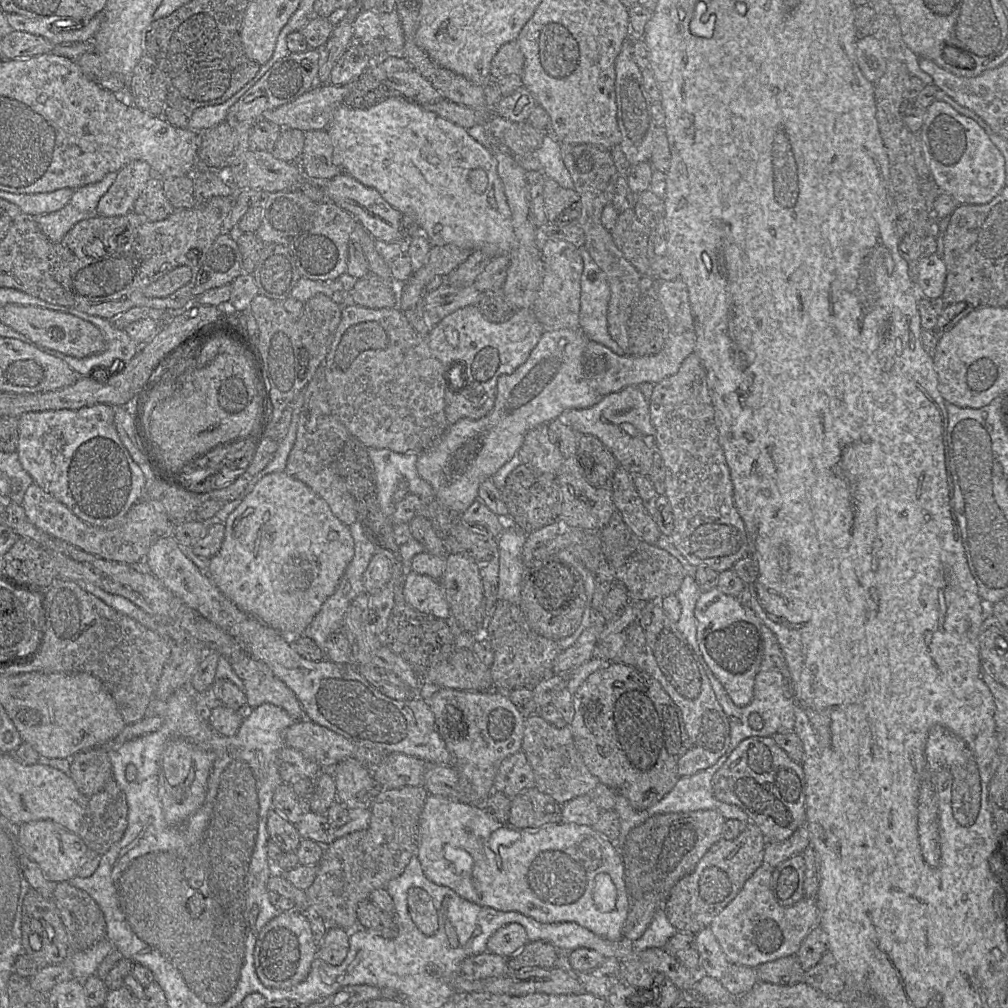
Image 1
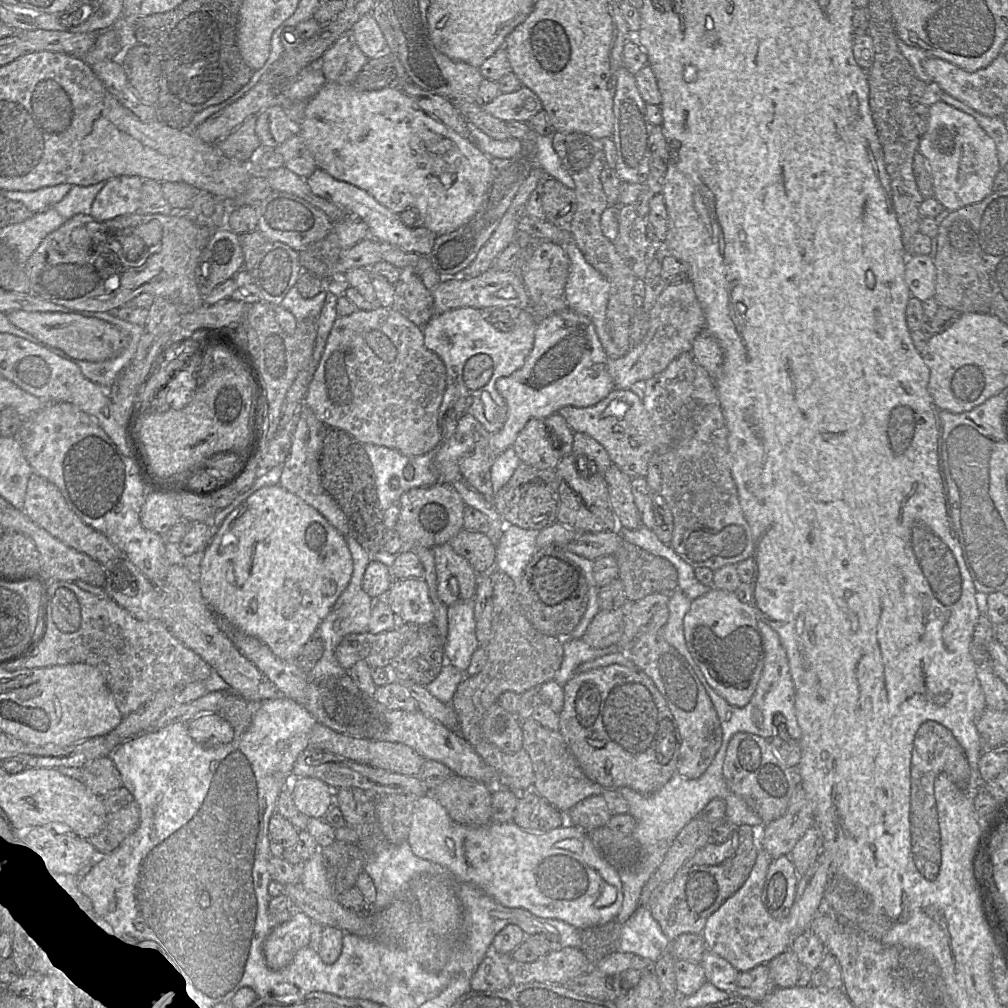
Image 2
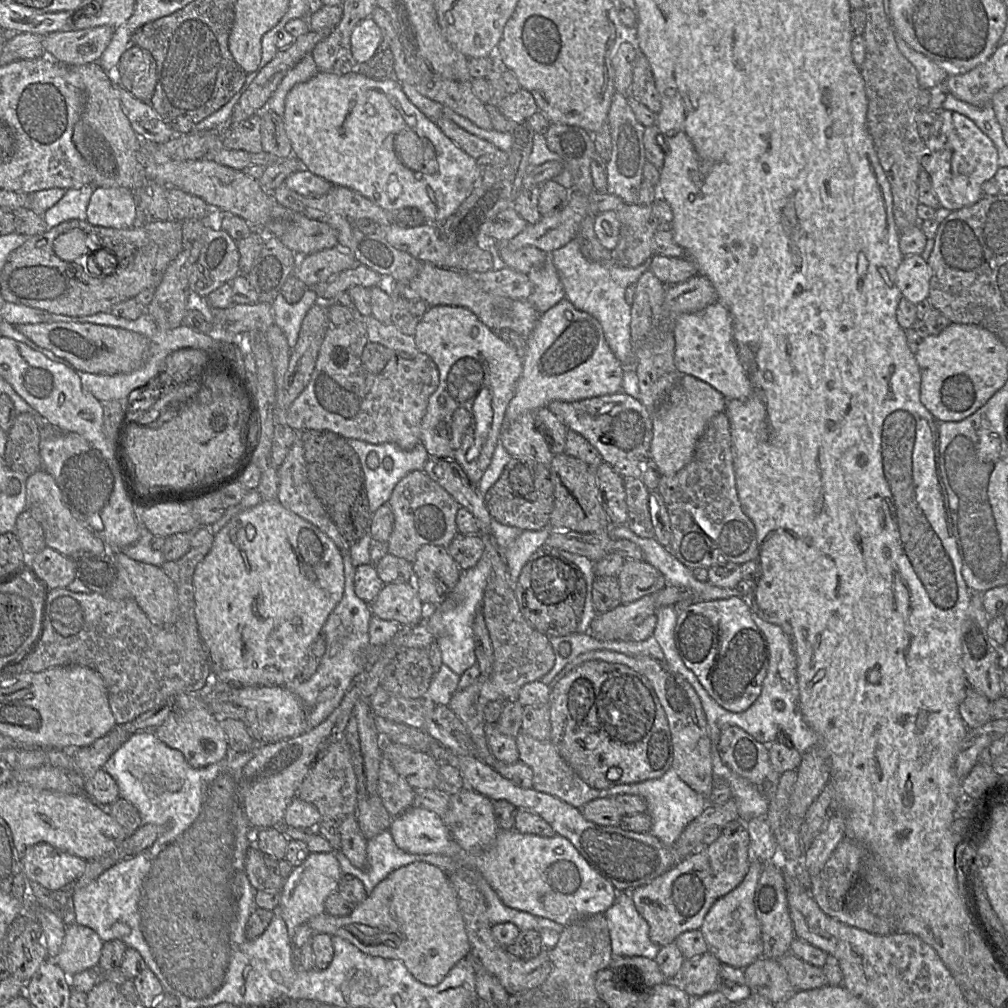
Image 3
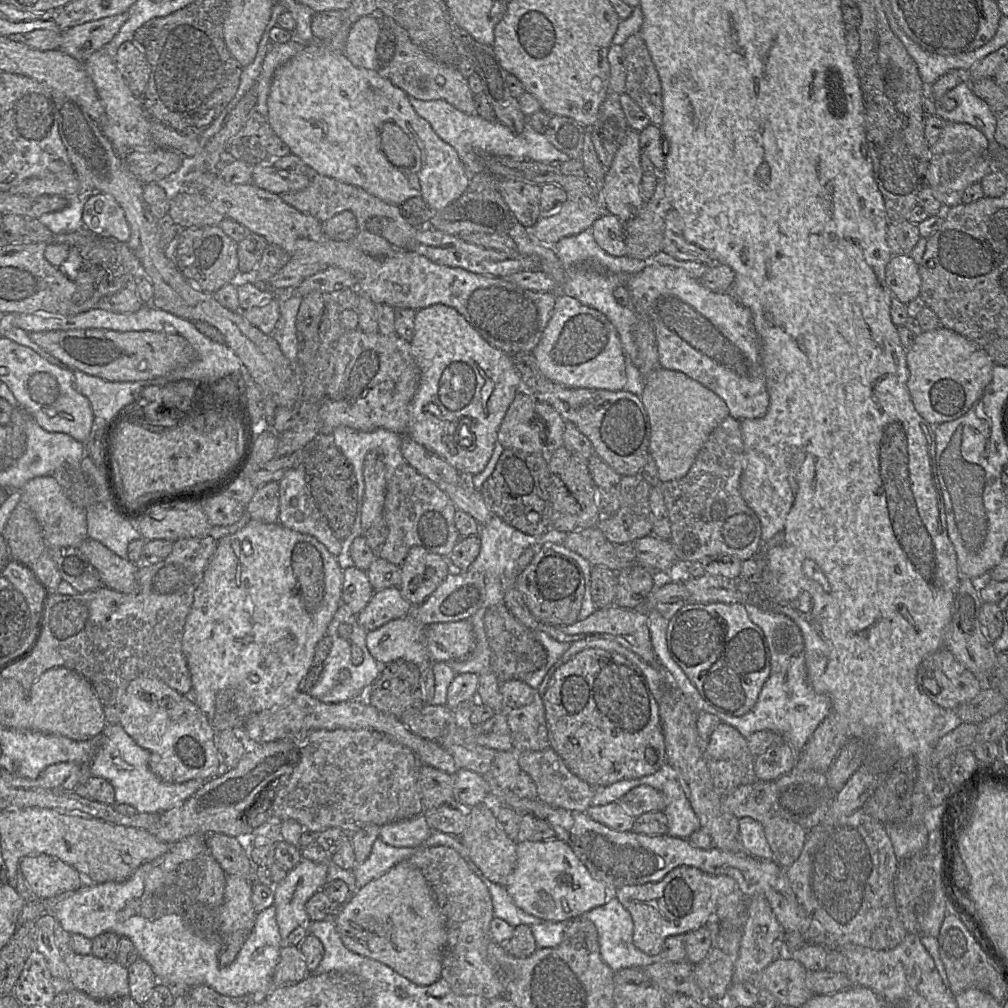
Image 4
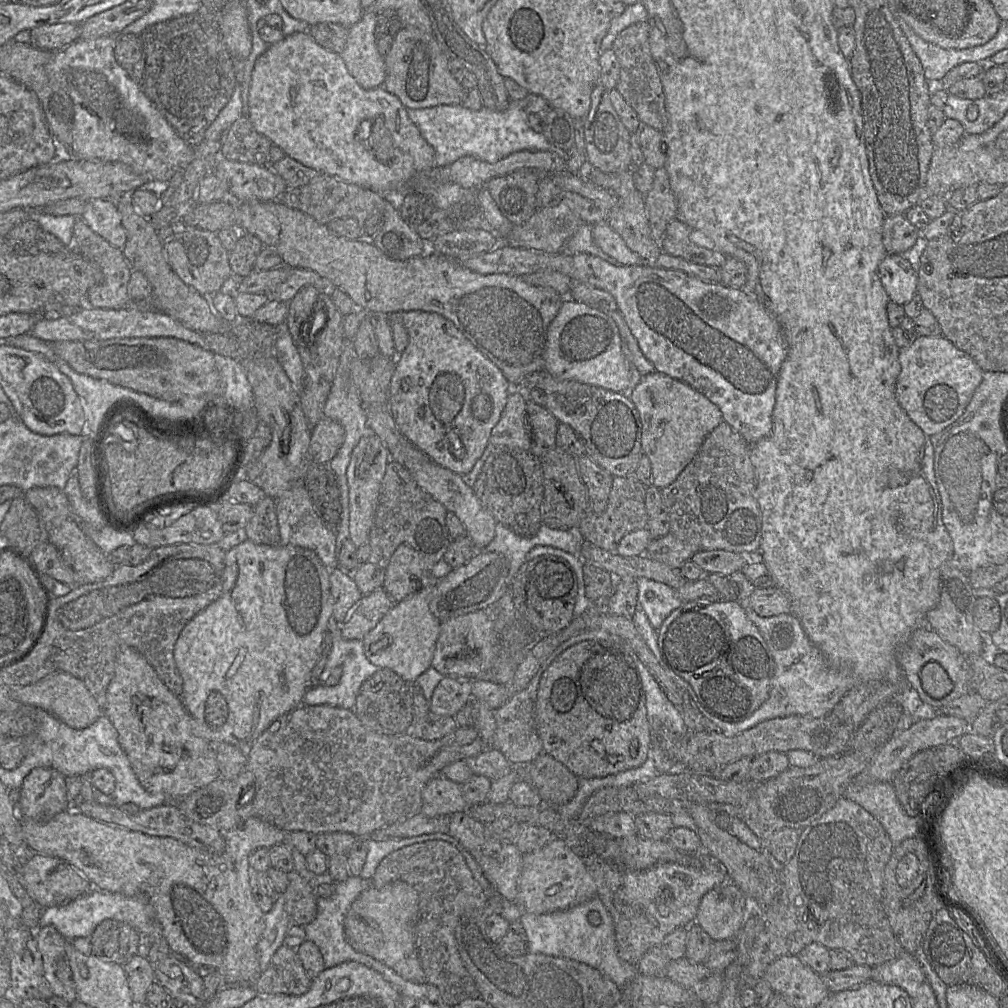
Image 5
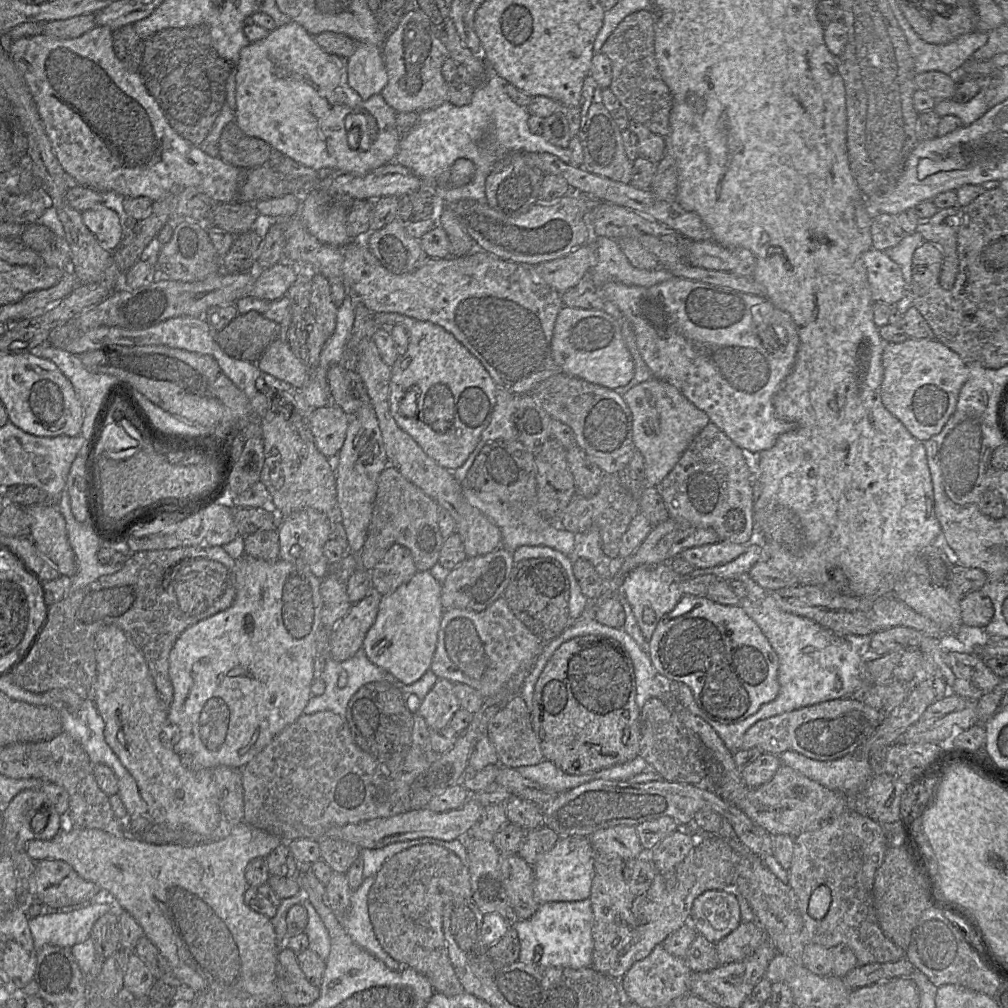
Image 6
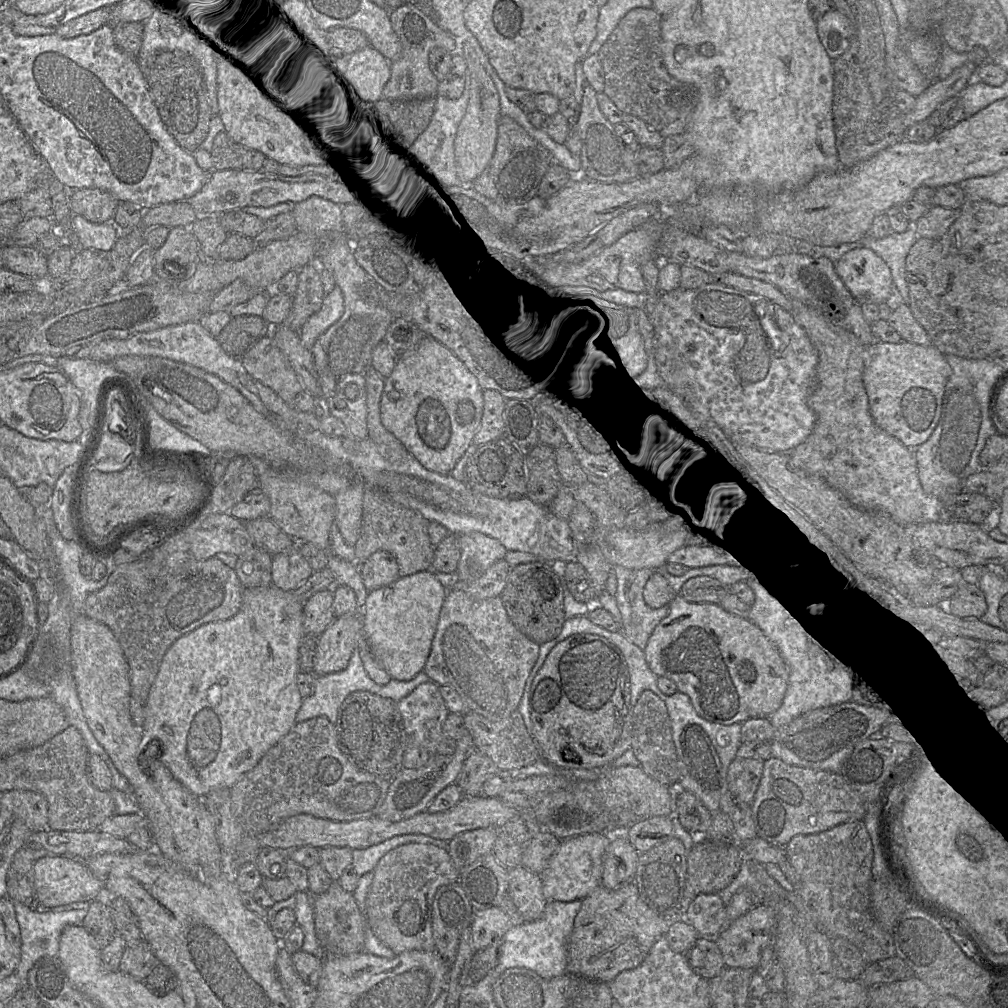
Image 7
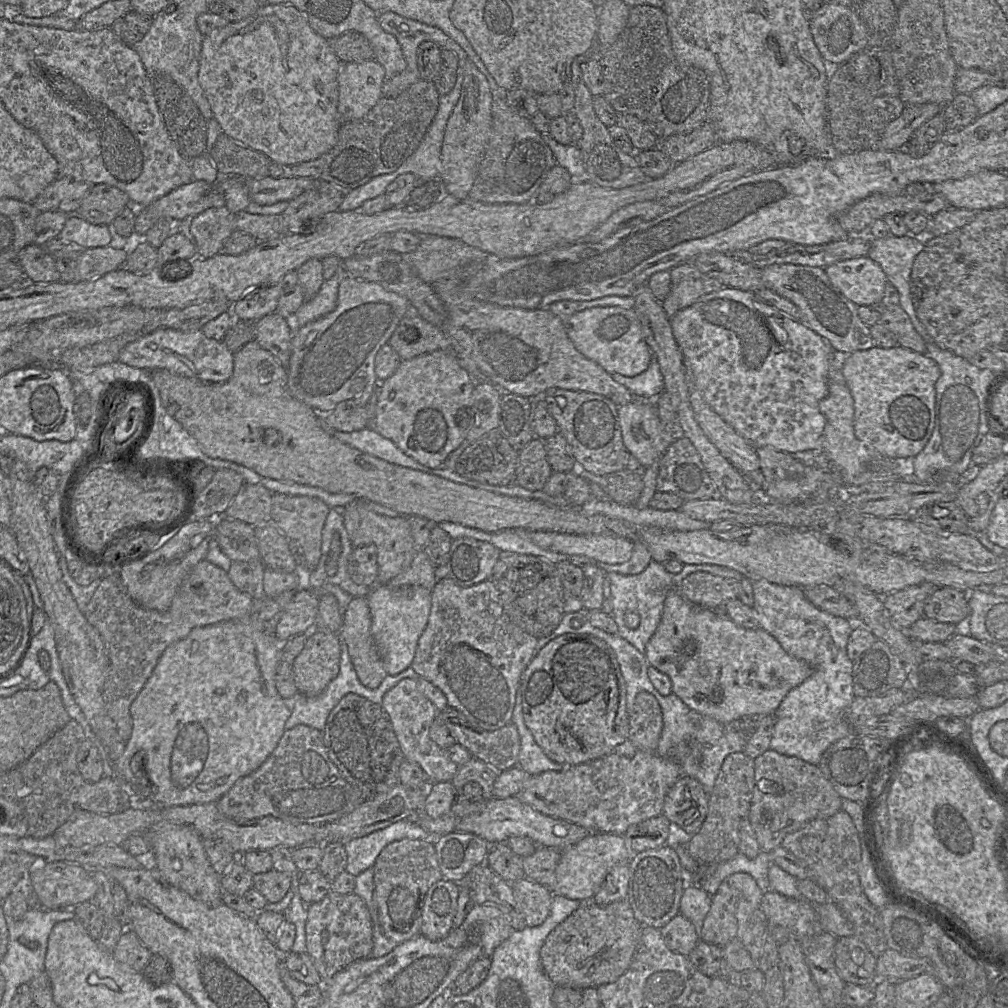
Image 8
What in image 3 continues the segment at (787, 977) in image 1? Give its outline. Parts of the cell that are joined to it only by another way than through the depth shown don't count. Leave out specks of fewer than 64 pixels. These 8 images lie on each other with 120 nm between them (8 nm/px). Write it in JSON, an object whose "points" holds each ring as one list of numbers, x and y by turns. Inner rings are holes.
{"points":[[792,953,779,960,786,970,788,979,796,991,806,991,828,985,823,969,805,962]]}

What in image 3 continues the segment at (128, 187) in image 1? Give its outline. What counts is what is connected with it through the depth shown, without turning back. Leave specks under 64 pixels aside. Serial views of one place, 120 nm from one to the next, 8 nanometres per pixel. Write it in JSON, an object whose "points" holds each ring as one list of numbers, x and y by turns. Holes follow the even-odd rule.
{"points":[[98,187,92,193,87,222,93,226,128,229,140,221,135,193,125,187]]}

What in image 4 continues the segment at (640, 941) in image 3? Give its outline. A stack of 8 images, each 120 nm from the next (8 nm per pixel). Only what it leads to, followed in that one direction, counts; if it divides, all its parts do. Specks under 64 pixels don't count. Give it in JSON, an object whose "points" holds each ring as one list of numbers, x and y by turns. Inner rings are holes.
{"points":[[617,898,606,900,604,905,593,908,582,916,596,926,601,958,613,972,627,968,644,968,658,960,658,957,649,956,634,946,632,917]]}

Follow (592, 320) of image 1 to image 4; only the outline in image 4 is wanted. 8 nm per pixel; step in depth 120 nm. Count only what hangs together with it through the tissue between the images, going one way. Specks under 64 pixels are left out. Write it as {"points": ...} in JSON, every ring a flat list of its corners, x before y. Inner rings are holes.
{"points":[[591,229,577,235,562,238,554,246,554,251,560,260,567,276,565,292,582,304,603,313,616,328,626,356,639,369,640,355,634,340,634,325,637,313,632,307,621,306,613,295,616,288,624,285,626,276,641,272,648,261,630,258,628,256,614,257,605,252,595,241],[593,261,597,265,589,267,586,262]]}

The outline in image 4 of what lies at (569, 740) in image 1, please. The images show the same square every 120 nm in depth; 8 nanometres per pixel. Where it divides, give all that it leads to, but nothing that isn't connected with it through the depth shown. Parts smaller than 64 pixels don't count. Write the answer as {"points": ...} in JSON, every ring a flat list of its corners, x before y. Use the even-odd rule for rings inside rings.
{"points":[[552,748,515,753,522,771,532,778,536,787,537,798,540,801,553,807,578,812,586,812,591,806,595,788,573,774]]}

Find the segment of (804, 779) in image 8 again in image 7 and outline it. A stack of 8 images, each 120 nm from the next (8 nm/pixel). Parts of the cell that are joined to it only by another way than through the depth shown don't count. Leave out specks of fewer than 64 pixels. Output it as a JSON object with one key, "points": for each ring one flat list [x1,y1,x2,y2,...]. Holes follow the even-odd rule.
{"points":[[772,756,764,761,762,777,750,806,757,836,783,847,796,835,816,834,842,823,863,821,867,811,867,804,841,774,789,765]]}

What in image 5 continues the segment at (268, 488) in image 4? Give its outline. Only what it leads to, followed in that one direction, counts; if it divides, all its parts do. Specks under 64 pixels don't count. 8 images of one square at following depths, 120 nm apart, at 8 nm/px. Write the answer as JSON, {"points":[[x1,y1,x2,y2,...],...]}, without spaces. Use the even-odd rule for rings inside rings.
{"points":[[265,496,254,505,251,520,246,525,247,539,256,544,275,546,280,544,280,532,276,513,276,500]]}

